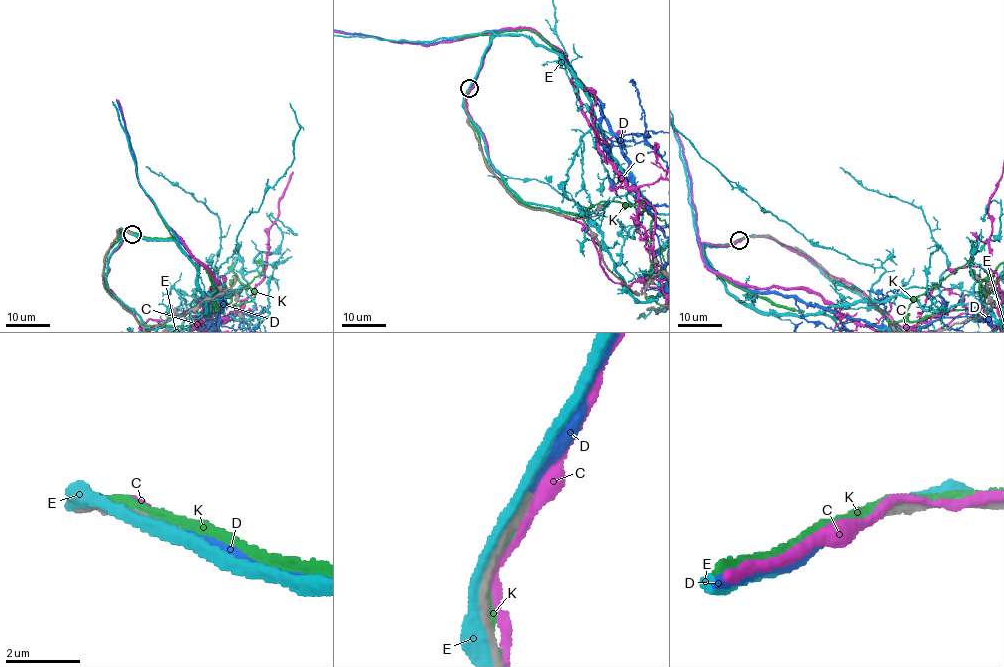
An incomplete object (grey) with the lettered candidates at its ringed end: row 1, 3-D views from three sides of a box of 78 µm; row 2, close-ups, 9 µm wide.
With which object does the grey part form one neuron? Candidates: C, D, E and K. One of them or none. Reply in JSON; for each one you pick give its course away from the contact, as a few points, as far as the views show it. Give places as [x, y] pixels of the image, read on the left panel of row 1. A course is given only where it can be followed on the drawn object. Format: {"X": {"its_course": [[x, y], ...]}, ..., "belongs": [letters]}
{"belongs": ["D"]}

